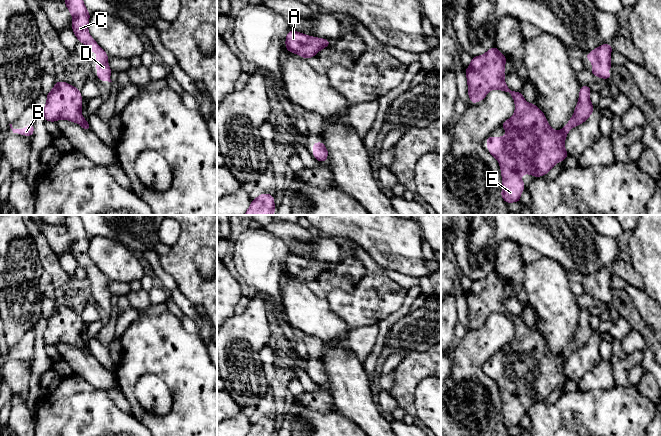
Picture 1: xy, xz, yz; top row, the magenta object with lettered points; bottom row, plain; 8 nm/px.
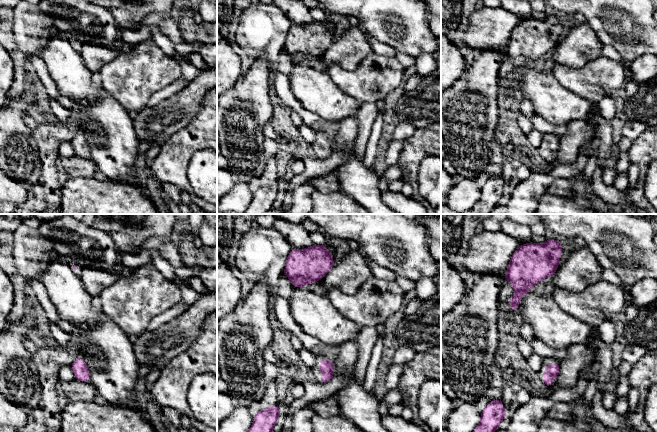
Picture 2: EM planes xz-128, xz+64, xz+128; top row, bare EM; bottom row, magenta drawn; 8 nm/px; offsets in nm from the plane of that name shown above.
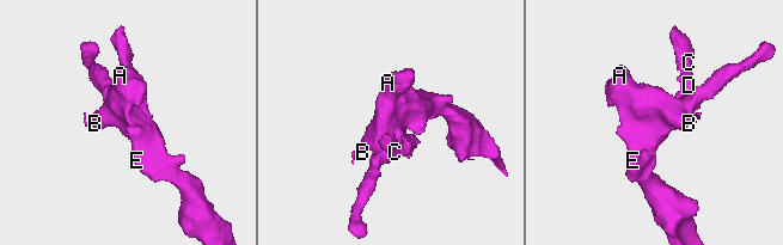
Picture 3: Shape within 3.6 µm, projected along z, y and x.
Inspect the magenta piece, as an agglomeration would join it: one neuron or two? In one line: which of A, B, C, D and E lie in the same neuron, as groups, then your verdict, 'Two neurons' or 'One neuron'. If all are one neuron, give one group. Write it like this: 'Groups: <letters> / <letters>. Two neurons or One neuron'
Groups: A B C D E. One neuron

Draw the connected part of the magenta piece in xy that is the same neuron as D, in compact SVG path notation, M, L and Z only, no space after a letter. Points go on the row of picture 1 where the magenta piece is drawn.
M65 0L64 3L73 17L72 30L74 31L78 41L84 43L88 51L97 53L97 61L95 64L98 70L97 79L112 82L109 78L112 70L108 65L108 55L89 35L88 22L90 13L87 11L84 1Z

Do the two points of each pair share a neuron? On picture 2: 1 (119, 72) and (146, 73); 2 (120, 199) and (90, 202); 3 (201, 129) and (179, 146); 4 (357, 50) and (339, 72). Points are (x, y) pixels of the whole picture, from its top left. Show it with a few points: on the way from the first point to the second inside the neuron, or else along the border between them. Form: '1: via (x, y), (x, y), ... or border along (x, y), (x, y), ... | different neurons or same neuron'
1: via (126, 73), (139, 73) | same neuron
2: via (113, 202), (97, 202) | same neuron
3: via (198, 135), (195, 139), (190, 139), (185, 143) | same neuron
4: border along (364, 57), (353, 69), (328, 65) | different neurons

